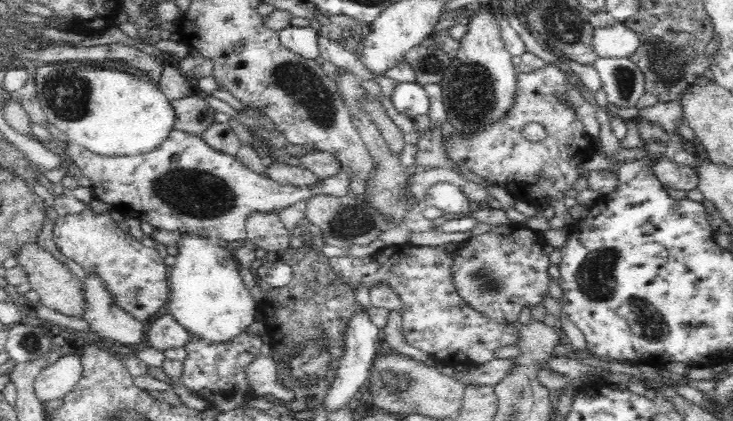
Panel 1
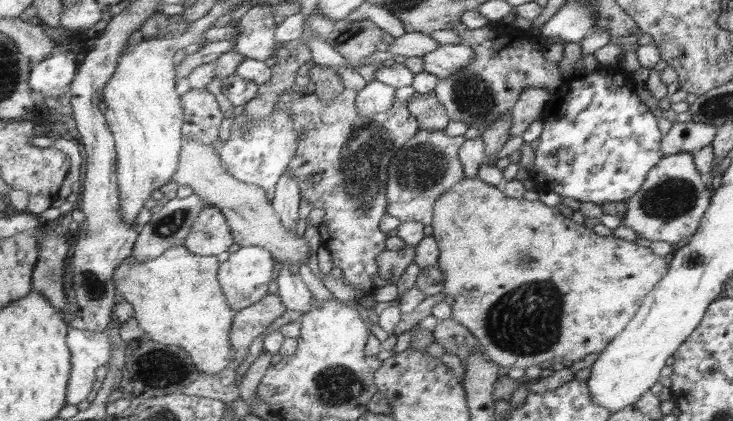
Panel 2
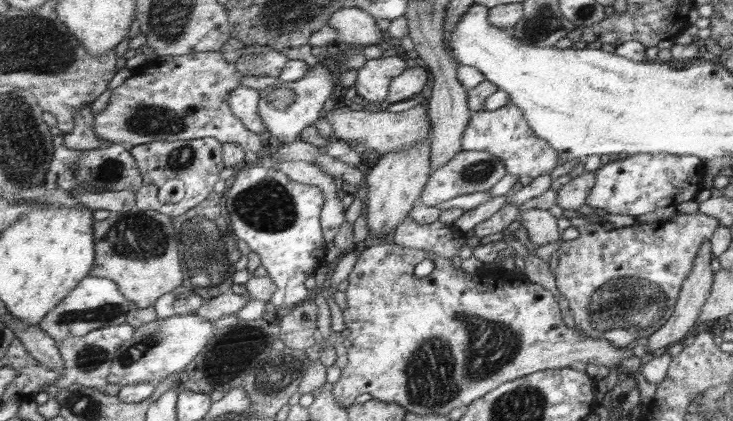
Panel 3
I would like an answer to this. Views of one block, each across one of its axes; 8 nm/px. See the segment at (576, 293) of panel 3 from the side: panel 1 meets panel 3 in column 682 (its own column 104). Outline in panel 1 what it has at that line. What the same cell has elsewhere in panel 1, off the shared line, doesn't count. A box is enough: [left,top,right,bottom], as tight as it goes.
[52,209,169,322]

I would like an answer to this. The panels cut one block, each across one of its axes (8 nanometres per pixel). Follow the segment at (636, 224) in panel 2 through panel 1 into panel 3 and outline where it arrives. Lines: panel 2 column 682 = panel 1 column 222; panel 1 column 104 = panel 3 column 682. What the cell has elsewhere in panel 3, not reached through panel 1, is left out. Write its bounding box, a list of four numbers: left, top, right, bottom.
[586,154,702,218]

